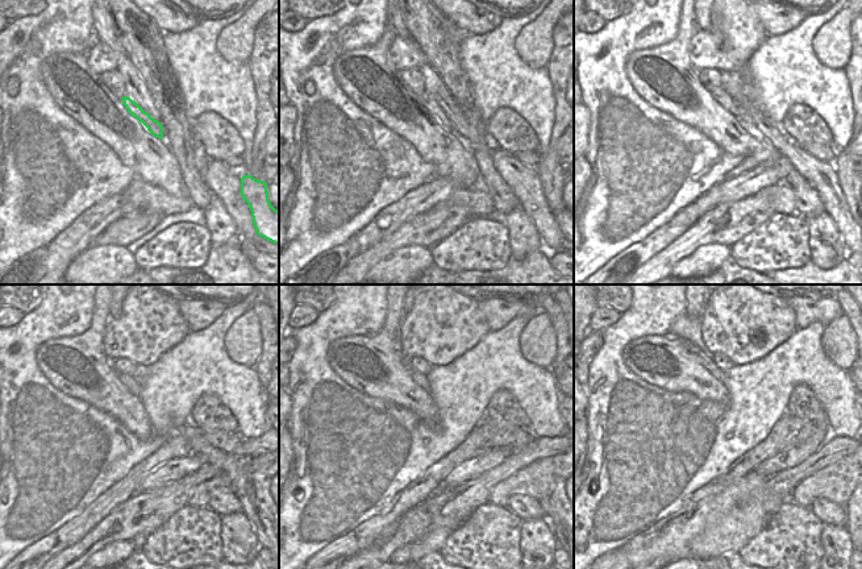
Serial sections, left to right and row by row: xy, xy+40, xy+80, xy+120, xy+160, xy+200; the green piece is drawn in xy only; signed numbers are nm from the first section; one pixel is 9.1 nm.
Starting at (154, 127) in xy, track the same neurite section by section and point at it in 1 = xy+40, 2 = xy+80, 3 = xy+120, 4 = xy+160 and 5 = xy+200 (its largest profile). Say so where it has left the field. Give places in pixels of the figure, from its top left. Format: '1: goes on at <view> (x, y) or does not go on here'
1: goes on at xy+40 (428, 102)
2: goes on at xy+80 (721, 96)
3: goes on at xy+120 (129, 382)
4: goes on at xy+160 (419, 378)
5: goes on at xy+200 (700, 357)

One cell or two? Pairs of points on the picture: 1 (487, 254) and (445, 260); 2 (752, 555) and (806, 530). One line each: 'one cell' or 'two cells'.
1: one cell
2: one cell

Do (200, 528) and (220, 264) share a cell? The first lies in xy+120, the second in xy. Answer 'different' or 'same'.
different

